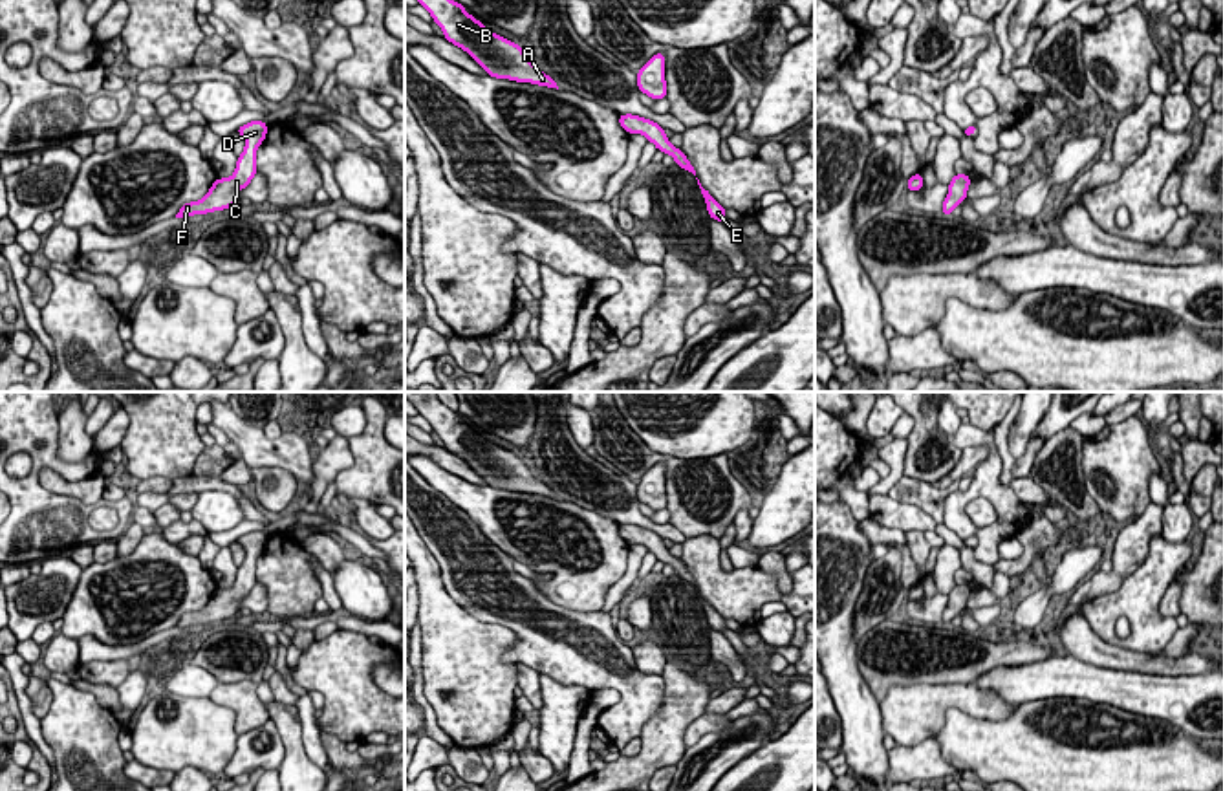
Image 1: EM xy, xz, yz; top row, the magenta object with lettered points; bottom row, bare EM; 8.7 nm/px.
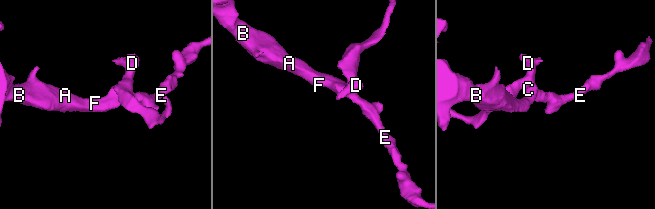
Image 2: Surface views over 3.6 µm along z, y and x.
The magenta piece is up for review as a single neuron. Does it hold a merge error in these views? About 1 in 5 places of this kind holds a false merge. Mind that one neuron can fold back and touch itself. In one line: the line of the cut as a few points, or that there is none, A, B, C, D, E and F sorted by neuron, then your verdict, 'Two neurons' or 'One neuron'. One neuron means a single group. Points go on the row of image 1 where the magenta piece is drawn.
No split. Groups: A B C D E F. One neuron

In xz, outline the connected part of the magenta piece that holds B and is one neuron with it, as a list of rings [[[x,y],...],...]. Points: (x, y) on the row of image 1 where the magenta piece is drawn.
[[[454,0],[417,2],[432,15],[443,37],[467,51],[487,75],[558,90],[557,82],[531,62],[520,44],[485,29],[461,4]]]

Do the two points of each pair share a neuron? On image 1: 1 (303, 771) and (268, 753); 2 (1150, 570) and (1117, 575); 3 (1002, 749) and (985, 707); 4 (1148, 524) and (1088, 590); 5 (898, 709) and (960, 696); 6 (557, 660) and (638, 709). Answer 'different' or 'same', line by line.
1: different
2: different
3: different
4: same
5: same
6: same

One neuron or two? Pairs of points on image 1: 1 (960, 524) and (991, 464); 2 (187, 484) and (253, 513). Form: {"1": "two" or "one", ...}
{"1": "one", "2": "one"}

